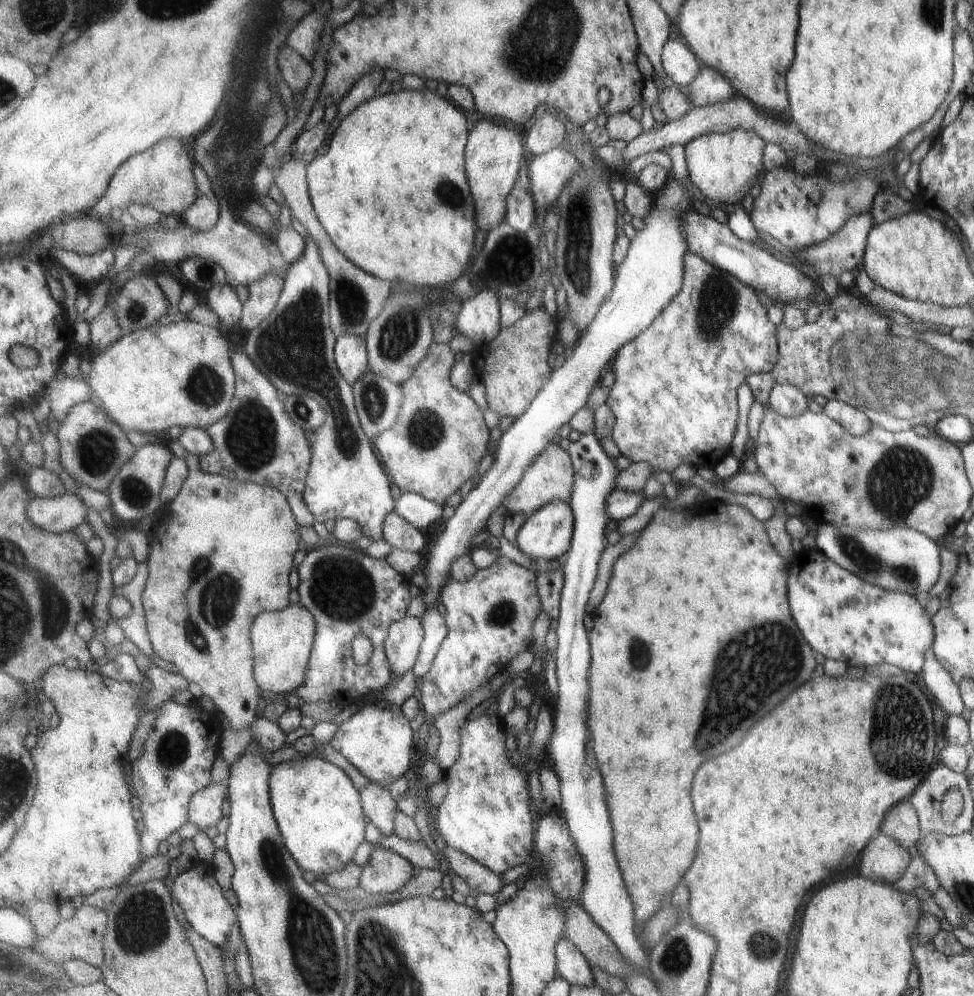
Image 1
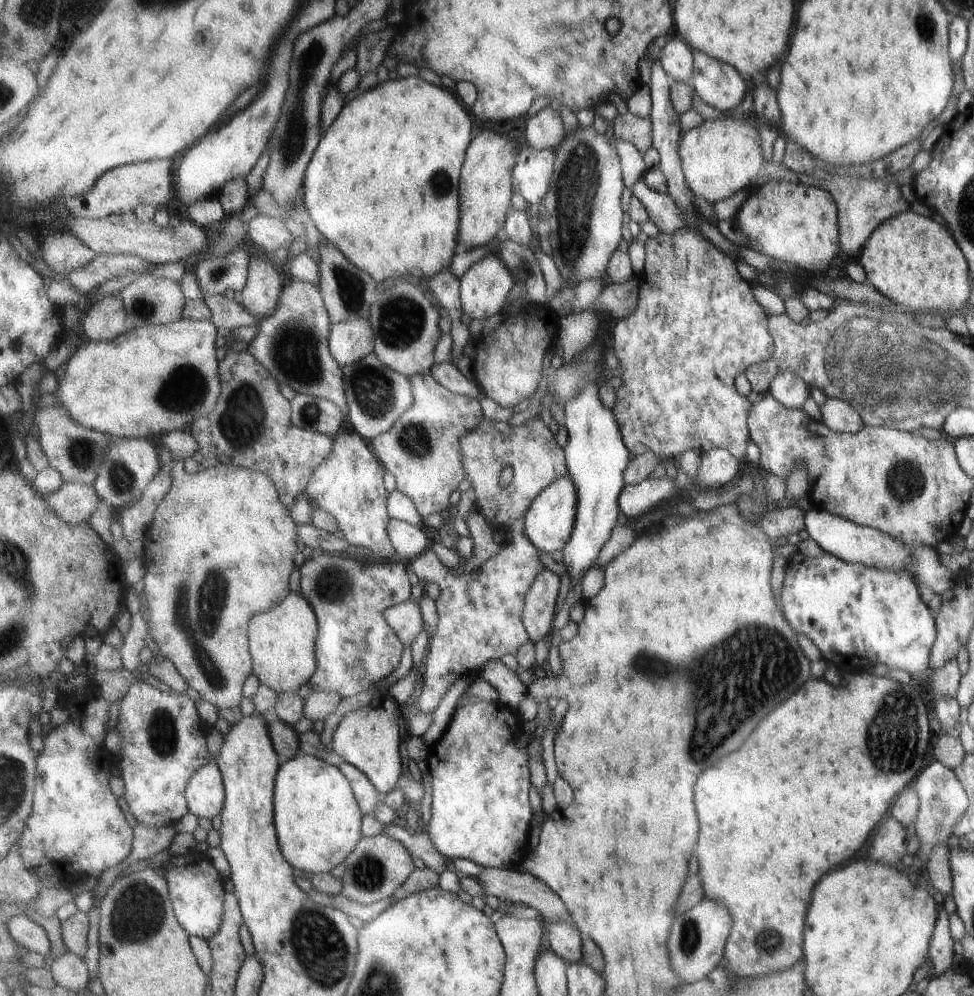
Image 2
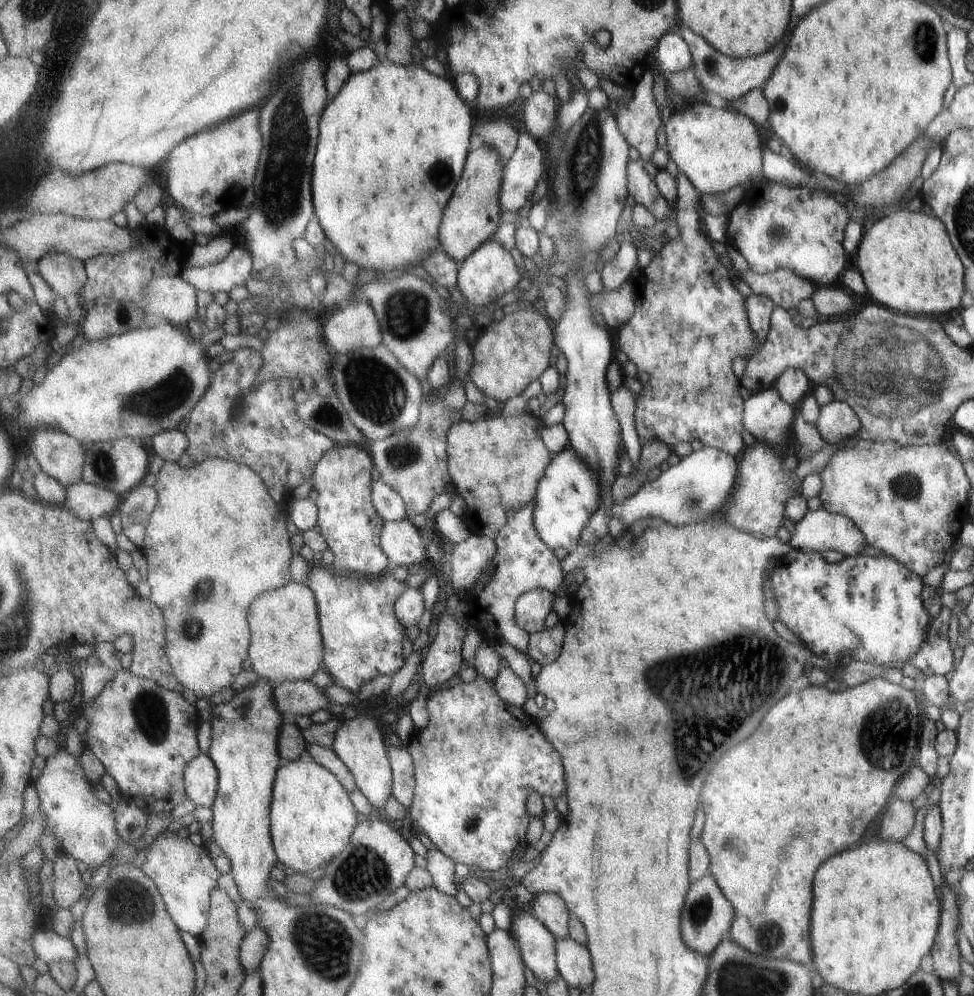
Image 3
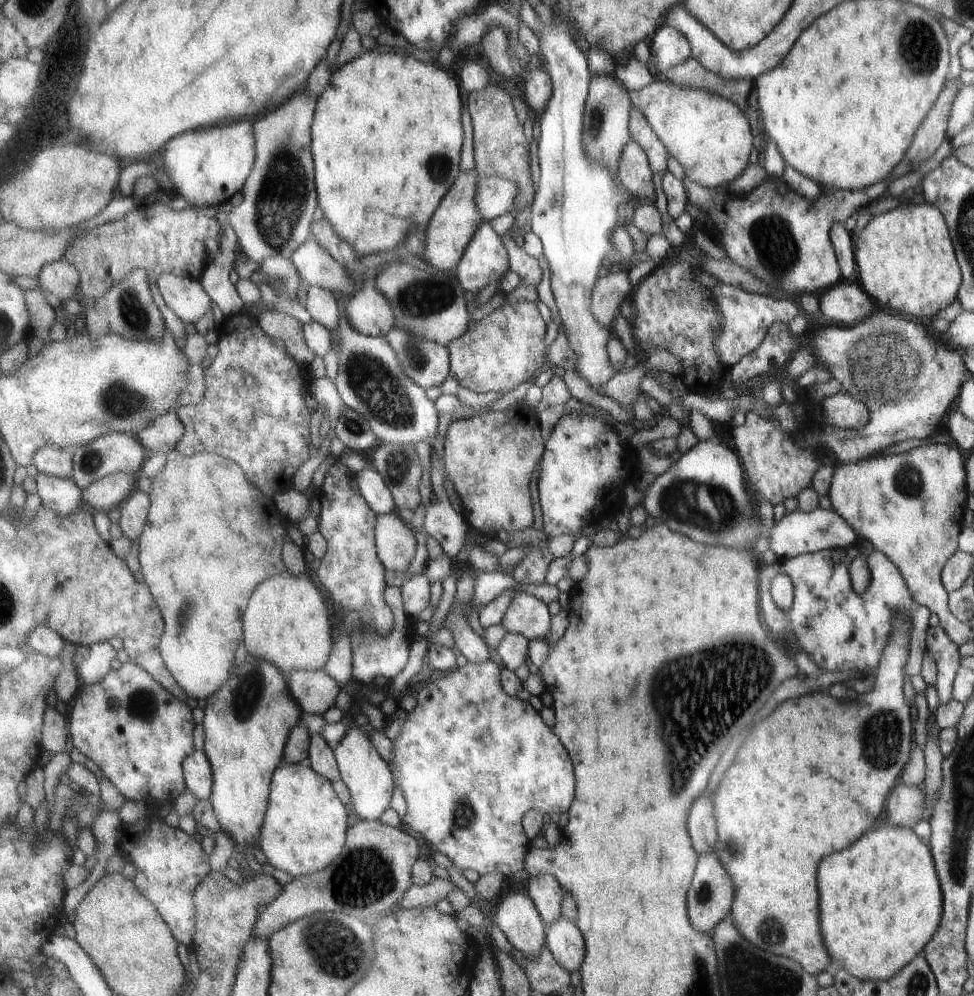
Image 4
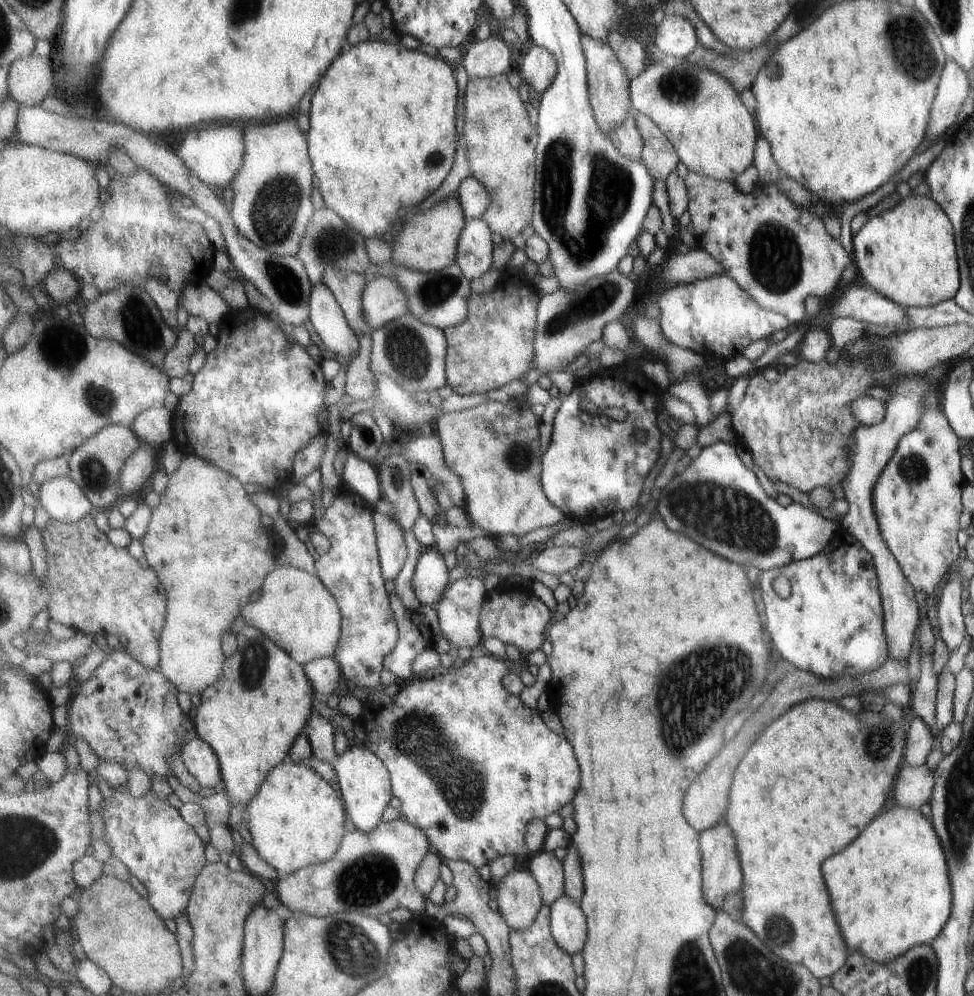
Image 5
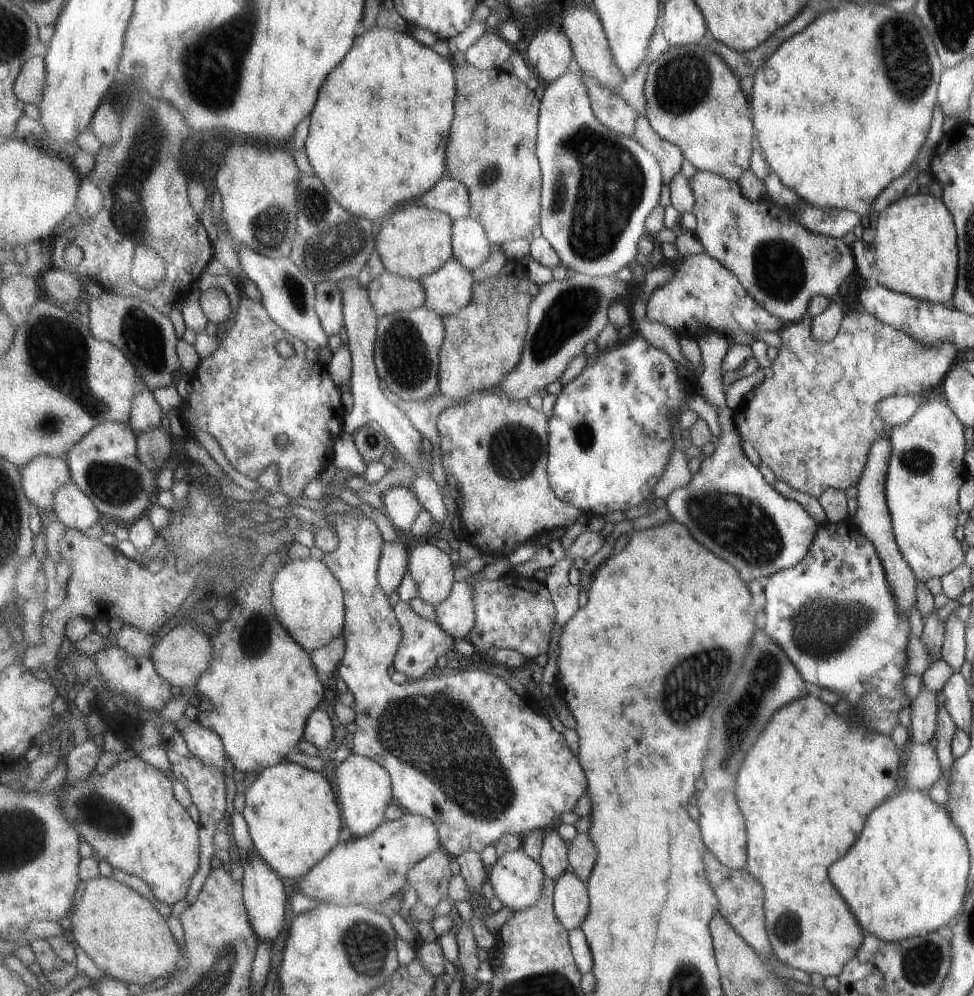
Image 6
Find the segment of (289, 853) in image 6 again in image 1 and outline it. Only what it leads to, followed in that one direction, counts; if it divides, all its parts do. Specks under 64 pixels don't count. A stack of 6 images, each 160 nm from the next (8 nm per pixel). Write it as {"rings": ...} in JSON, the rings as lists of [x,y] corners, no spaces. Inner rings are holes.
{"rings":[[[305,756],[302,760],[274,766],[272,781],[269,784],[272,791],[273,813],[284,844],[301,869],[325,877],[333,872],[344,870],[366,841],[366,826],[369,824],[360,789],[352,782],[347,772],[323,757]]]}

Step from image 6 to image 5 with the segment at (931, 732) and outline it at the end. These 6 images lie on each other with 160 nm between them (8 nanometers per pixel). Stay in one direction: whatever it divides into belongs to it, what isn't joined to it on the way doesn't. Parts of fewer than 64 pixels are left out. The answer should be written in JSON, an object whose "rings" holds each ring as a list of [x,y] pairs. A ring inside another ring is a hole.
{"rings":[[[914,717],[905,733],[902,764],[912,767],[925,764],[933,739],[925,723],[919,717]]]}

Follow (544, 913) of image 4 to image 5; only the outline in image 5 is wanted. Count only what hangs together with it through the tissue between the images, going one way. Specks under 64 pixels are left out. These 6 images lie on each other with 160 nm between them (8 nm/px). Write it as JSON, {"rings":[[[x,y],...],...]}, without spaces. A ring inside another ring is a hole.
{"rings":[[[543,851],[532,856],[529,870],[541,887],[544,906],[551,907],[564,895],[564,863],[553,853]]]}

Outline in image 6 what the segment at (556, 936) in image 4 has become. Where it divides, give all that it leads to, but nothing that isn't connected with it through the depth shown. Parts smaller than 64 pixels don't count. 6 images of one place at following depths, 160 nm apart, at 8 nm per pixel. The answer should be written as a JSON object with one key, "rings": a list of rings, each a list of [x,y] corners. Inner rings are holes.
{"rings":[[[568,869],[555,881],[554,906],[557,918],[564,923],[567,930],[581,929],[581,924],[589,912],[589,894],[587,883],[581,876]]]}

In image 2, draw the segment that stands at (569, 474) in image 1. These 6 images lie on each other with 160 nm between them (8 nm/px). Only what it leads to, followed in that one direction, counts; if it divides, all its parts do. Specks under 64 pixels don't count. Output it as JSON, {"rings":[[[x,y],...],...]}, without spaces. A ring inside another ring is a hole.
{"rings":[[[535,416],[519,425],[511,425],[503,421],[494,421],[484,417],[483,422],[476,428],[472,426],[471,432],[462,438],[462,453],[464,454],[464,467],[468,478],[472,480],[472,486],[477,494],[475,507],[486,516],[488,523],[497,530],[509,530],[510,526],[519,519],[525,518],[533,502],[556,479],[568,474],[568,463],[564,448],[555,440],[552,430],[547,428],[542,417]],[[505,468],[513,470],[513,479],[503,486],[501,484],[501,472]]]}

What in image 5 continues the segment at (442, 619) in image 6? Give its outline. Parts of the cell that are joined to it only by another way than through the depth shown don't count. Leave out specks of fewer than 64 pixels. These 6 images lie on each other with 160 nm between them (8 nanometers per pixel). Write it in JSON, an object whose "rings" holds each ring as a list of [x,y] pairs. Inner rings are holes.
{"rings":[[[465,576],[453,582],[445,596],[434,606],[439,630],[453,648],[475,648],[482,644],[480,614],[487,595],[484,578]]]}

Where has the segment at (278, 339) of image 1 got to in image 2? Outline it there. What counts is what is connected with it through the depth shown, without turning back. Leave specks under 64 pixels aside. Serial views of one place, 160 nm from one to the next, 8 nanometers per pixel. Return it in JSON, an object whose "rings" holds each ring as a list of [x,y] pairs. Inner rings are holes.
{"rings":[[[298,279],[287,280],[277,310],[257,324],[258,334],[248,344],[247,350],[263,363],[290,395],[303,393],[330,400],[341,409],[347,421],[349,401],[345,373],[330,349],[332,325],[320,287]],[[349,428],[333,437],[334,445],[329,458],[319,465],[305,489],[311,506],[317,506],[332,514],[339,523],[341,534],[349,544],[367,548],[373,552],[369,560],[374,562],[404,562],[393,546],[388,533],[390,493],[385,490],[385,469],[378,456],[369,450],[367,440]]]}

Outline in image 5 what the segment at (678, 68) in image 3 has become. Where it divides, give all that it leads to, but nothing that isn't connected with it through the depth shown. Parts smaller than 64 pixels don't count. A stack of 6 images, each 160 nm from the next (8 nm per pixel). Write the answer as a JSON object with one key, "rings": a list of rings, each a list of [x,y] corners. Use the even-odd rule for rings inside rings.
{"rings":[[[667,15],[657,26],[654,40],[666,61],[685,59],[697,48],[696,26],[689,19]]]}

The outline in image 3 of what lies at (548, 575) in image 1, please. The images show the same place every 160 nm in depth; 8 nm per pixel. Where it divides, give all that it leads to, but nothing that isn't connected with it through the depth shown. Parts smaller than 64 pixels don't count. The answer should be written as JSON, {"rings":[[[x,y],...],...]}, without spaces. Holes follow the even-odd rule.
{"rings":[[[535,589],[523,593],[516,602],[516,623],[532,636],[545,630],[547,616],[554,611],[554,593]]]}

